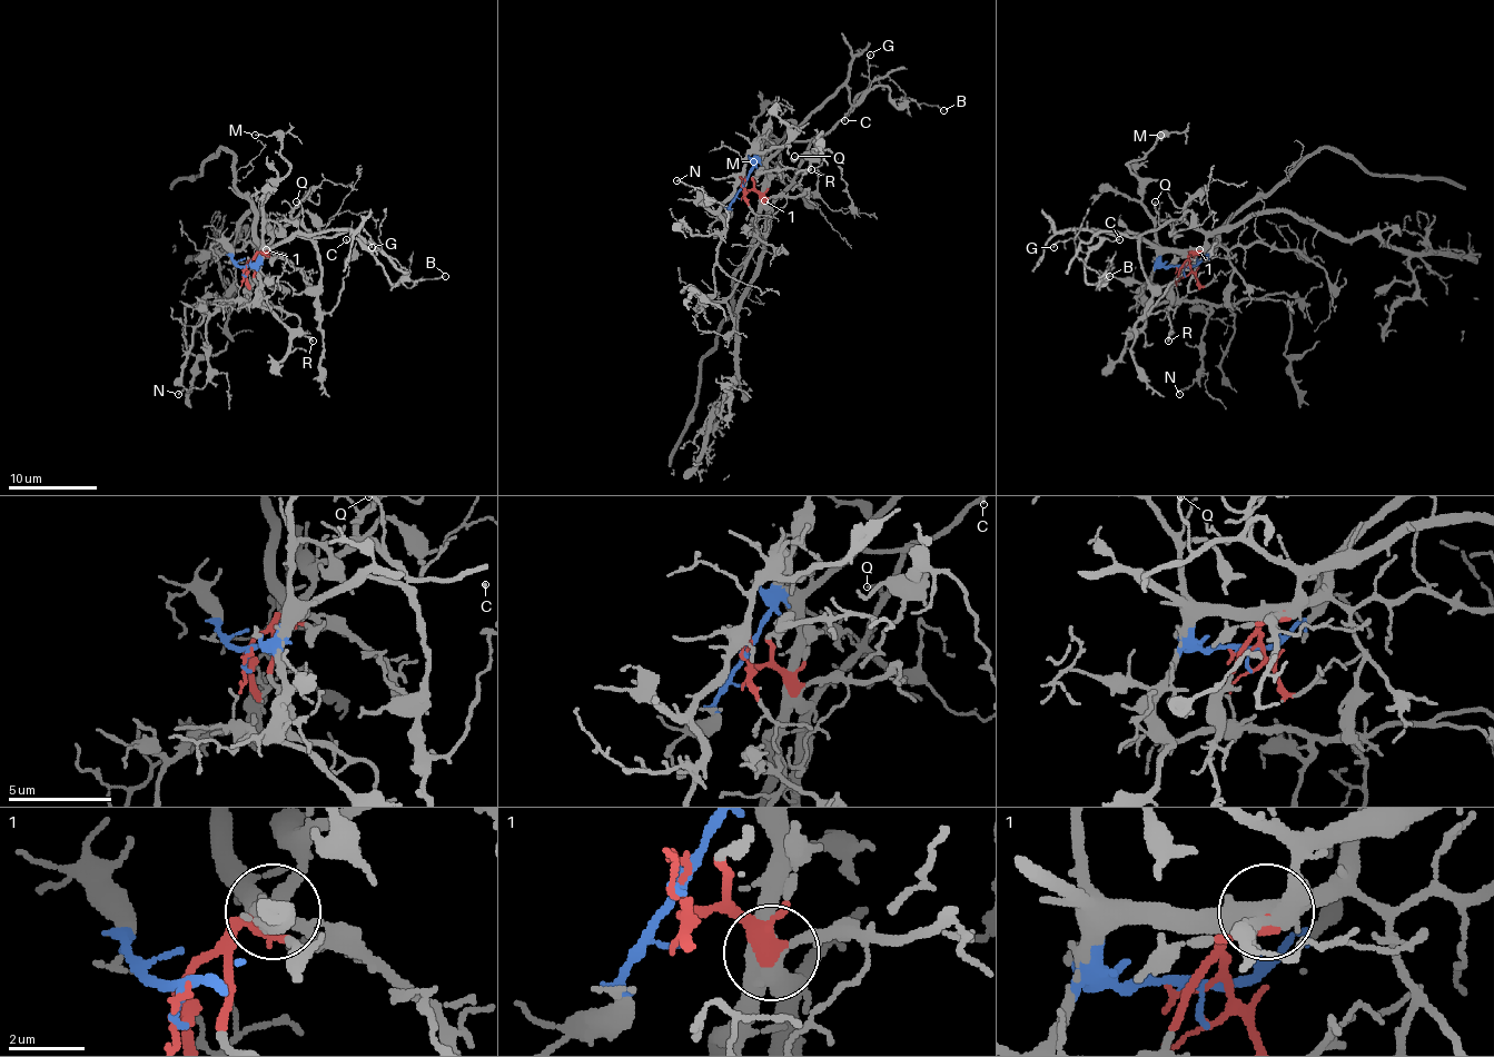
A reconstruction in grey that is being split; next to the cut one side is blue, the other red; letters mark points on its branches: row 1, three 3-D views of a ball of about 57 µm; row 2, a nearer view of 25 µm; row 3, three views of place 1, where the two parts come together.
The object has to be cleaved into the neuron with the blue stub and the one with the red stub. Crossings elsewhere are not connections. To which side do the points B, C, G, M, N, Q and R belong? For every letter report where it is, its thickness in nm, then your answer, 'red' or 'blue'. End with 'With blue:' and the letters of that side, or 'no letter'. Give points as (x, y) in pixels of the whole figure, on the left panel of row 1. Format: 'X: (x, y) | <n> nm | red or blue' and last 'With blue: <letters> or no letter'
B: (445, 276) | 80 nm | blue
C: (346, 239) | 110 nm | blue
G: (372, 247) | 120 nm | red
M: (255, 135) | 110 nm | blue
N: (178, 394) | 110 nm | blue
Q: (296, 201) | 110 nm | red
R: (313, 341) | 190 nm | red
With blue: B, C, M, N

